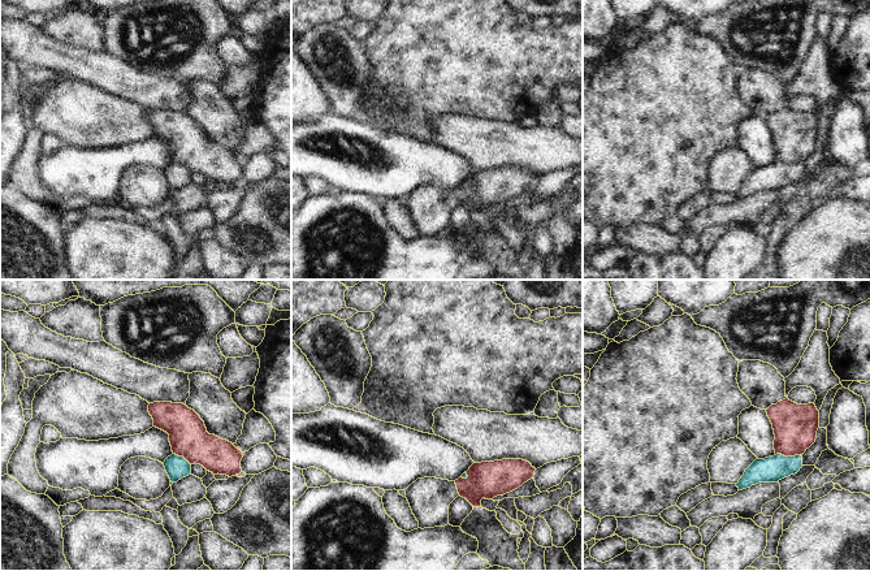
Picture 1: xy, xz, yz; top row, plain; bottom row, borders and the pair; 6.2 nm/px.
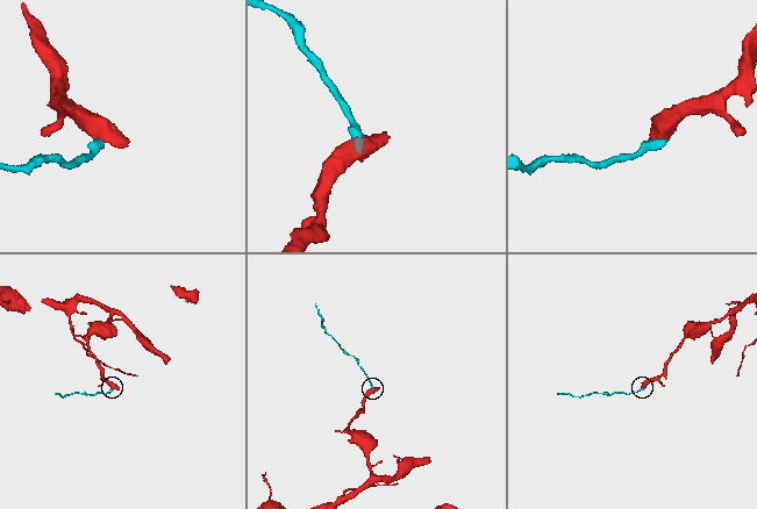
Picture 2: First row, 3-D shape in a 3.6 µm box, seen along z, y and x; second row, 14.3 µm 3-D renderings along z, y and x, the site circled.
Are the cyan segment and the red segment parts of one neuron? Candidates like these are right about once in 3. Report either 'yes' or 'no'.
no

